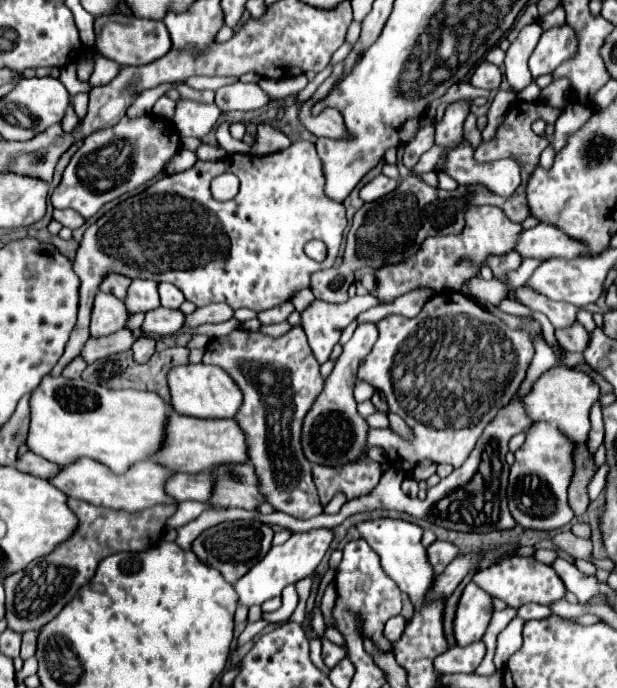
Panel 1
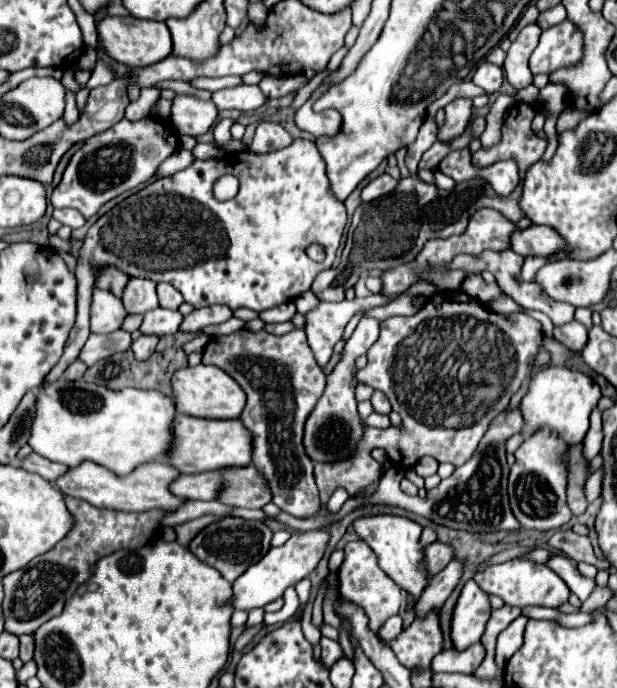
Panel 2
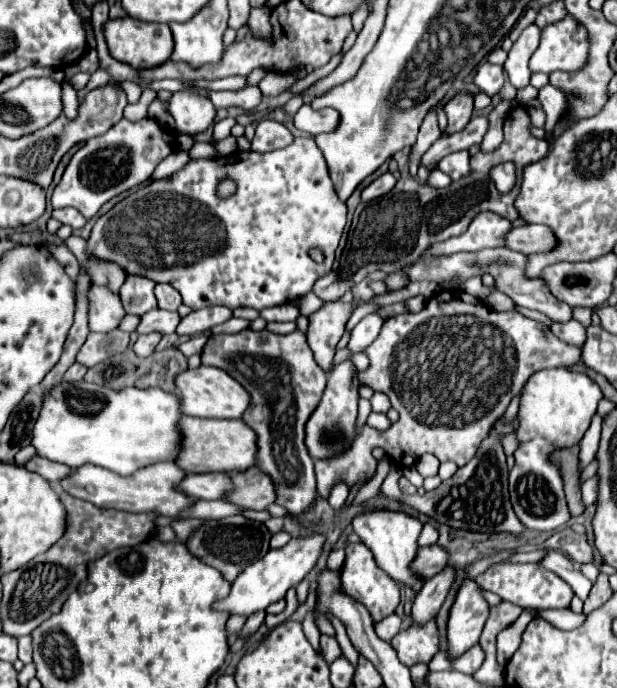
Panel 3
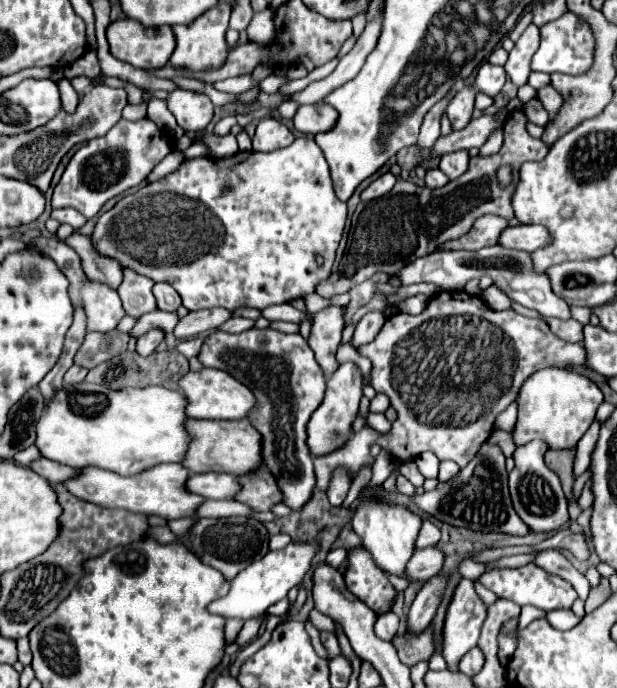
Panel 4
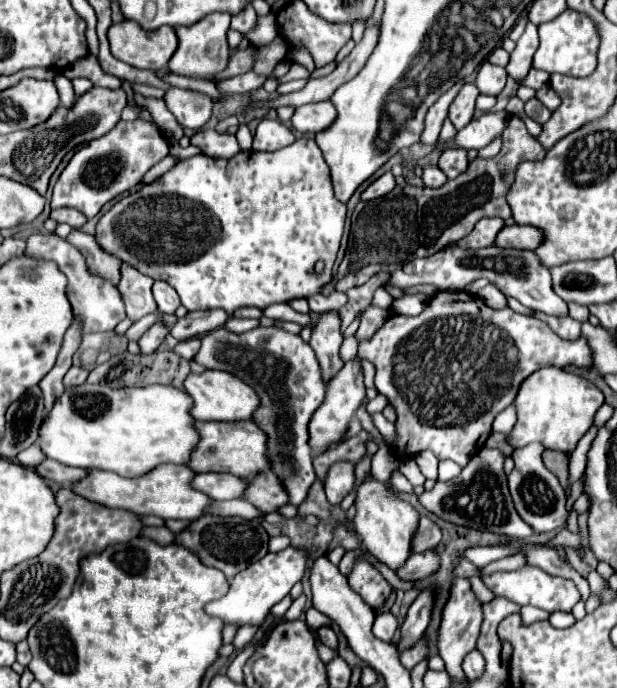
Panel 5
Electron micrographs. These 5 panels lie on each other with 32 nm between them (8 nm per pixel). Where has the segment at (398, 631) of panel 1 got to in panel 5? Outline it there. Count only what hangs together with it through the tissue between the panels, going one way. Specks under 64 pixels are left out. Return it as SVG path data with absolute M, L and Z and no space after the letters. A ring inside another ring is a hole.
M390 612L376 614L376 622L374 622L374 628L372 628L376 638L390 642L394 638L396 630L398 630L398 618L394 614L390 614Z

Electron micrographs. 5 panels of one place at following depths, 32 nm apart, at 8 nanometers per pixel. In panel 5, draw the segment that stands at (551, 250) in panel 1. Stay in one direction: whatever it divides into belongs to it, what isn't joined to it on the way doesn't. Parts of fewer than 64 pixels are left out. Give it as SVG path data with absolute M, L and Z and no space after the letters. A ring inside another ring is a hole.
M506 226L496 236L496 244L502 248L518 248L518 250L536 250L544 242L544 232L534 226Z

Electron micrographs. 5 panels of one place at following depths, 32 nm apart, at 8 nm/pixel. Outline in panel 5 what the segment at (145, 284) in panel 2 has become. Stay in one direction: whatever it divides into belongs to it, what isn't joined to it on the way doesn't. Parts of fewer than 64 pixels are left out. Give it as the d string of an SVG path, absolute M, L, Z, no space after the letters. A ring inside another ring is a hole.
M122 264L122 280L118 284L118 290L122 294L126 314L134 322L158 310L152 296L152 284L154 284L152 278L128 268L128 264Z

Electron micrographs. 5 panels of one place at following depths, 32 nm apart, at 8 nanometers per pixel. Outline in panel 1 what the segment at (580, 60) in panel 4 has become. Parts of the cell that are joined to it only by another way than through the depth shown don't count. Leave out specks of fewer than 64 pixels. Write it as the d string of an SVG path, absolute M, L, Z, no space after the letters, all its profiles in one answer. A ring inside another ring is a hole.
M568 24L546 30L540 36L540 42L528 60L532 78L536 80L542 74L552 74L556 66L560 66L574 54L576 54L576 34L572 32L572 28L568 28Z

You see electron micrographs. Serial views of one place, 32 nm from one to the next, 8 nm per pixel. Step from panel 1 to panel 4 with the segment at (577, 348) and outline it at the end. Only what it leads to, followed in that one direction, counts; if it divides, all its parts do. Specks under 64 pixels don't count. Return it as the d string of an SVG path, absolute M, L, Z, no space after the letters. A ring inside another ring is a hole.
M546 318L550 330L562 338L564 342L582 342L584 340L584 332L582 332L582 324L576 322L574 318L570 320L550 320Z

